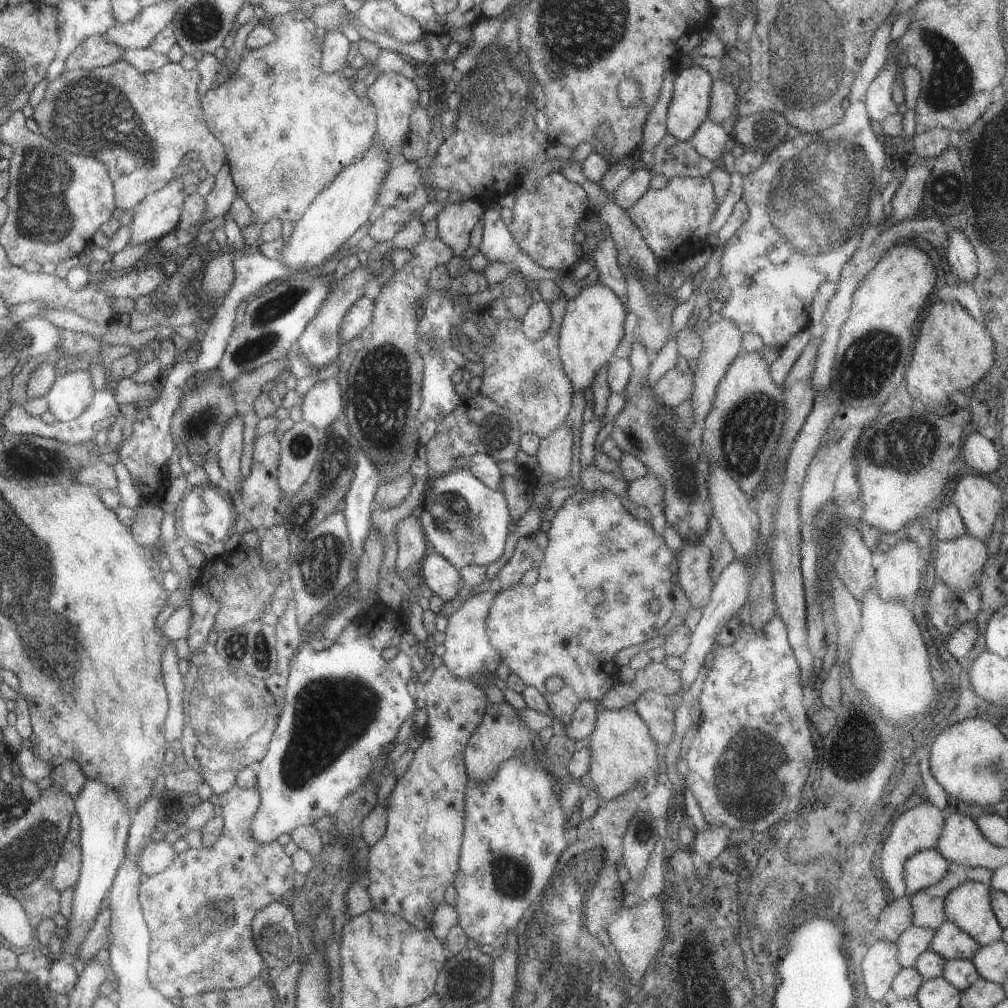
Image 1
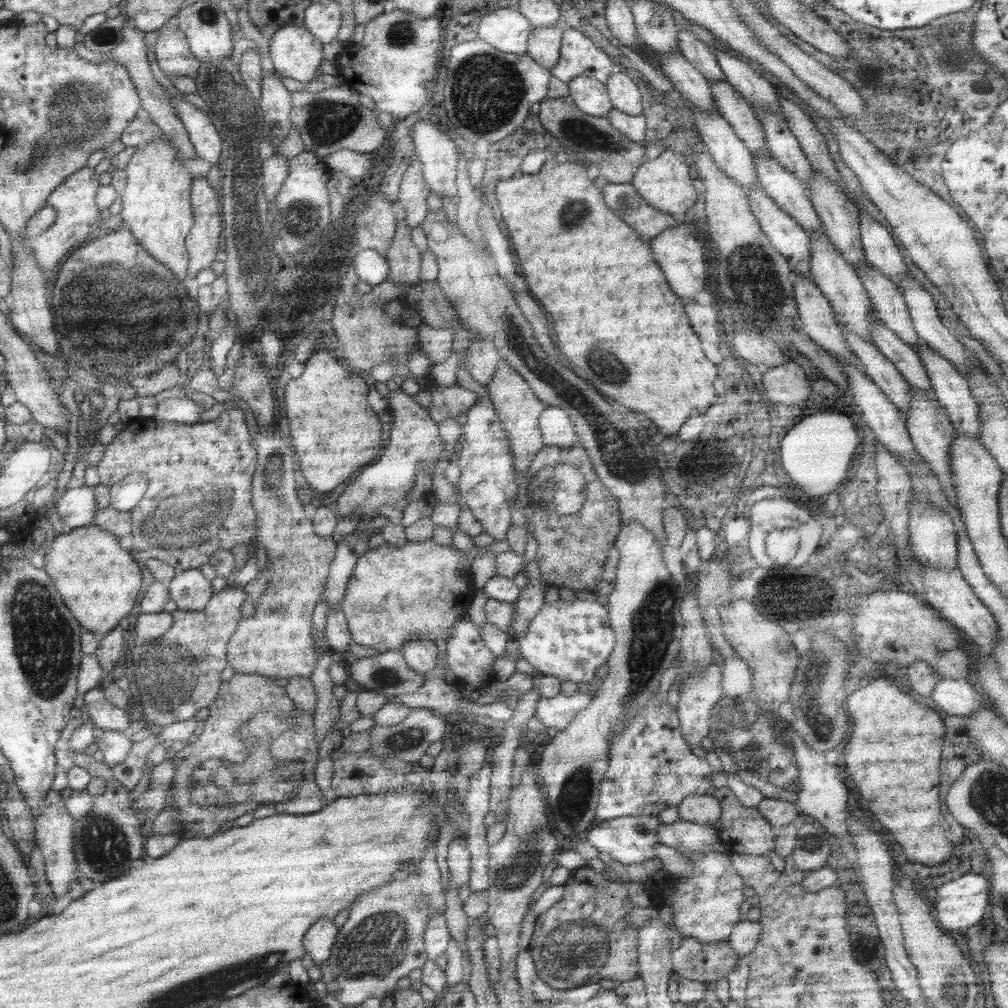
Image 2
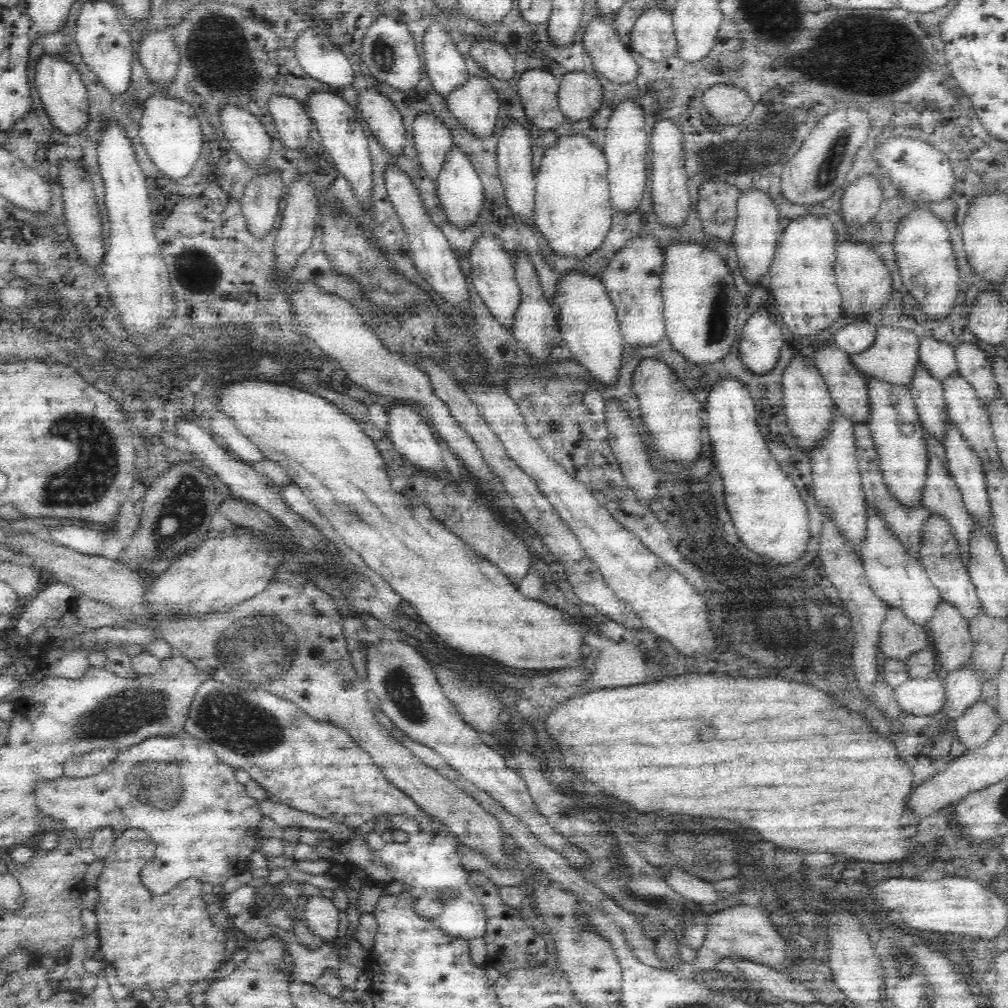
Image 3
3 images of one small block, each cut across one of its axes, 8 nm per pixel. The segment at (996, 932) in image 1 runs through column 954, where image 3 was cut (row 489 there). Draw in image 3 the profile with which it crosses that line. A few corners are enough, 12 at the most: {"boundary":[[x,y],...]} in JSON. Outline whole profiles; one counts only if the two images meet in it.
{"boundary":[[866,380],[884,482],[922,502],[928,448],[908,386]]}

